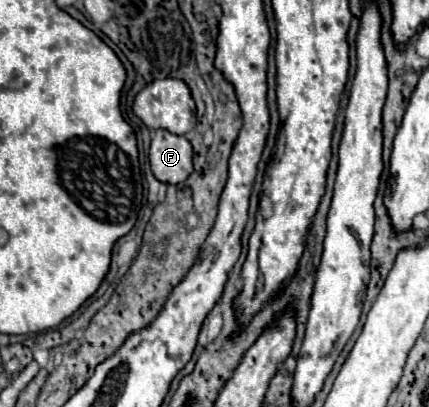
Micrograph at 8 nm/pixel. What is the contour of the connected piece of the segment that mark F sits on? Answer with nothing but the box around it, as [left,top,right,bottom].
[150,129,192,185]

